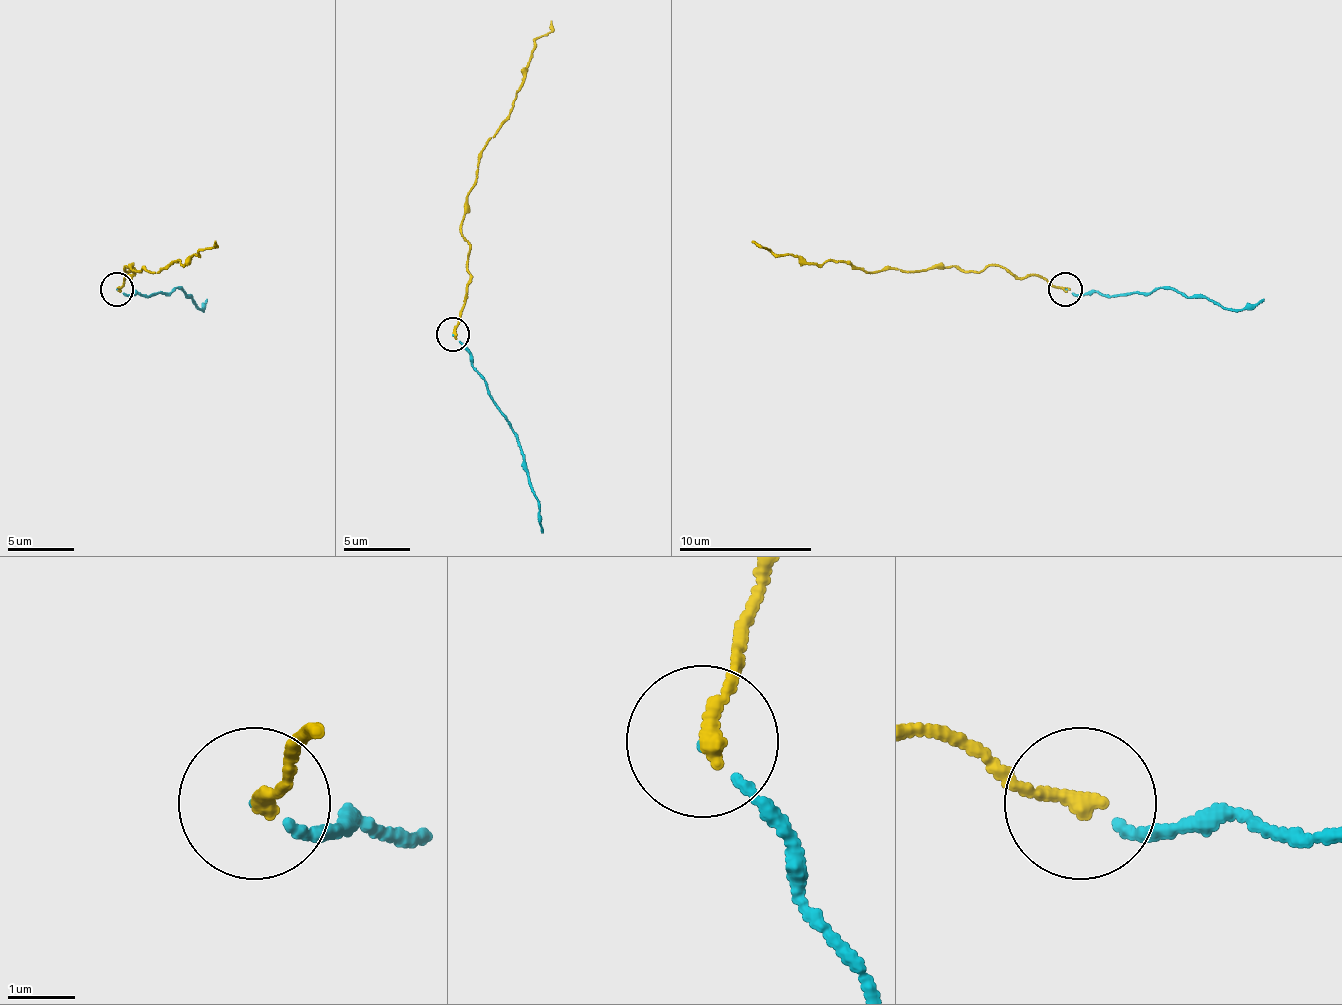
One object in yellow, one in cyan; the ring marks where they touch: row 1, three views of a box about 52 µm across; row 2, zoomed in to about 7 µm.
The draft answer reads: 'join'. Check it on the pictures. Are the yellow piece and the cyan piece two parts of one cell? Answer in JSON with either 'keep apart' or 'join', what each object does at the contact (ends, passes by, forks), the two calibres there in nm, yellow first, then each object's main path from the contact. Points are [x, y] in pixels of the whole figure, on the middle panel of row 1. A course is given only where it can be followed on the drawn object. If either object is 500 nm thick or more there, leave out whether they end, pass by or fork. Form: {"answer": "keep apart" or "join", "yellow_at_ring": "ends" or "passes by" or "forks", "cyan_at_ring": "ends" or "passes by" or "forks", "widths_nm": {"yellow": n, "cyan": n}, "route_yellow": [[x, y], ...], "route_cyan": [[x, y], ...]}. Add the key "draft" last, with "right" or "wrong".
{"answer": "keep apart", "yellow_at_ring": "ends", "cyan_at_ring": "ends", "widths_nm": {"yellow": 260, "cyan": 60}, "route_yellow": [[453, 333], [463, 310], [470, 243], [460, 226], [477, 156], [514, 106], [524, 70], [550, 20]], "route_cyan": [[453, 333], [514, 433], [527, 483], [537, 500], [544, 533]], "draft": "wrong"}

